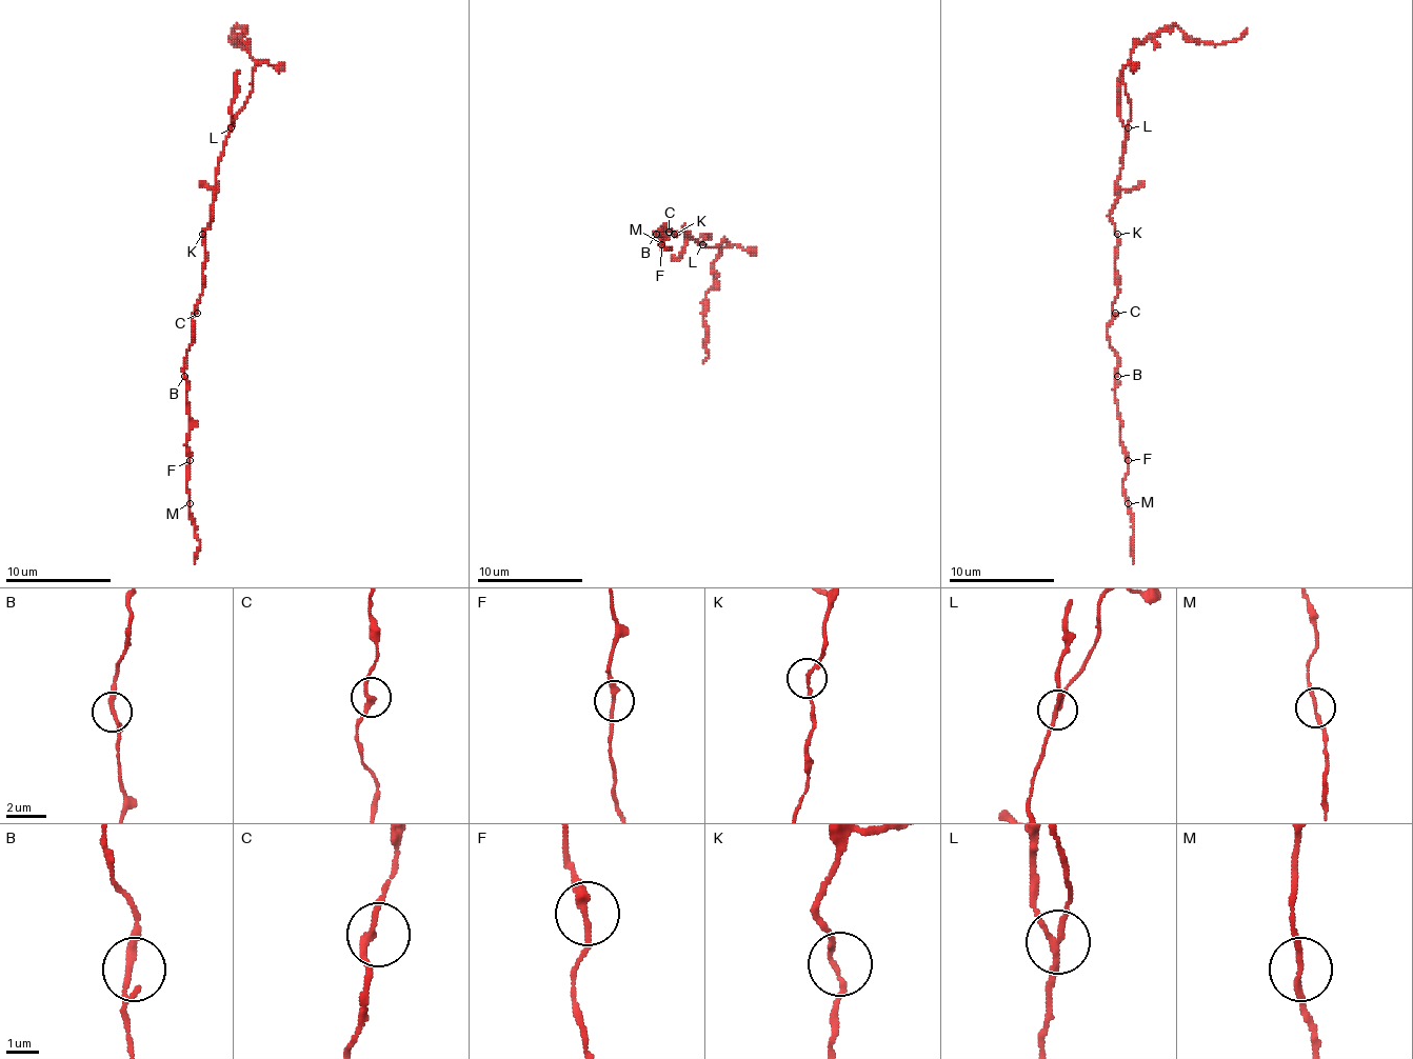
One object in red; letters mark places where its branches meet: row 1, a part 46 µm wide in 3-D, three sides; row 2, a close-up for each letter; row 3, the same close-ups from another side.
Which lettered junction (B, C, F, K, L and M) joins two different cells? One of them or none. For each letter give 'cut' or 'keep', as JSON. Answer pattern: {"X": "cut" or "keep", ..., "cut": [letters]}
{"B": "keep", "C": "keep", "F": "keep", "K": "keep", "L": "cut", "M": "keep", "cut": ["L"]}

